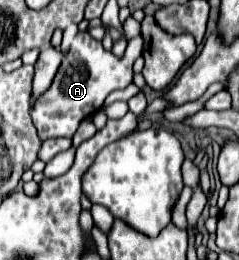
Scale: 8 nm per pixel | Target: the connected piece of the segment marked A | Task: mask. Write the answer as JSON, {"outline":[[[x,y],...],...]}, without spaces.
{"outline":[[[79,32],[71,44],[69,54],[63,58],[59,66],[51,90],[47,90],[47,94],[43,94],[43,98],[39,98],[31,108],[31,118],[39,132],[39,138],[71,138],[79,122],[85,116],[95,114],[113,90],[121,90],[131,84],[133,64],[135,58],[142,56],[143,48],[143,38],[140,35],[136,36],[128,42],[125,56],[119,60],[117,56],[113,56],[113,52],[107,52],[103,44],[97,42],[89,32]]]}

